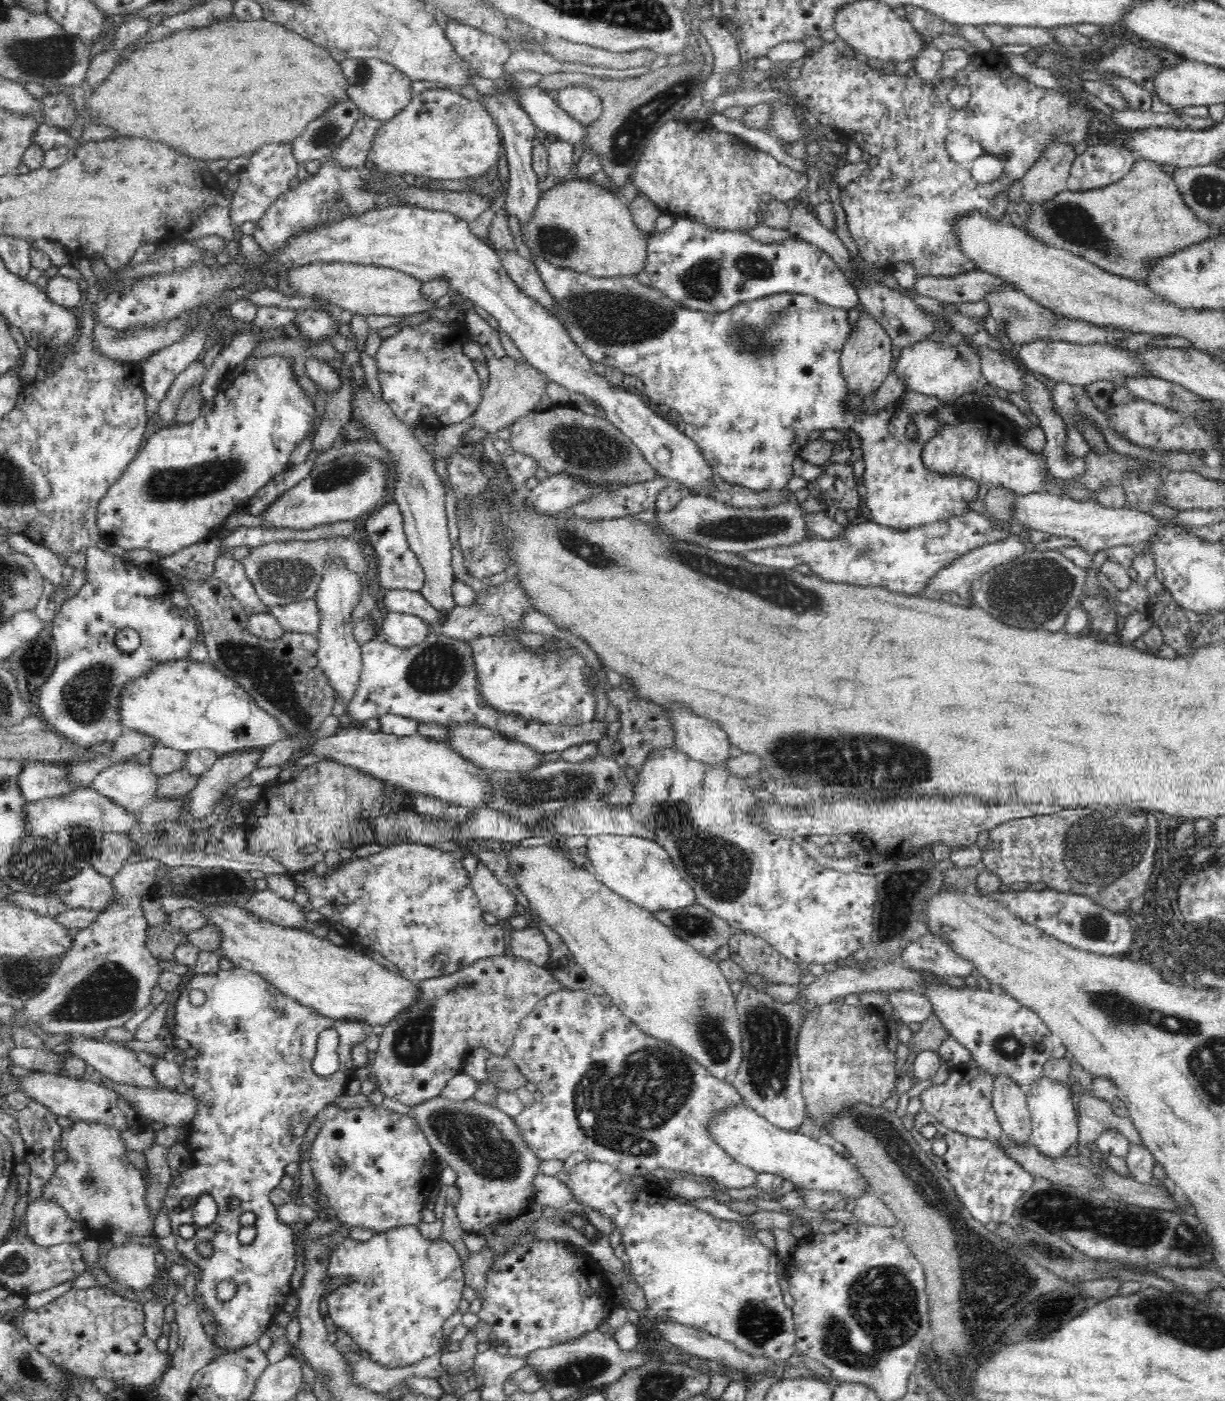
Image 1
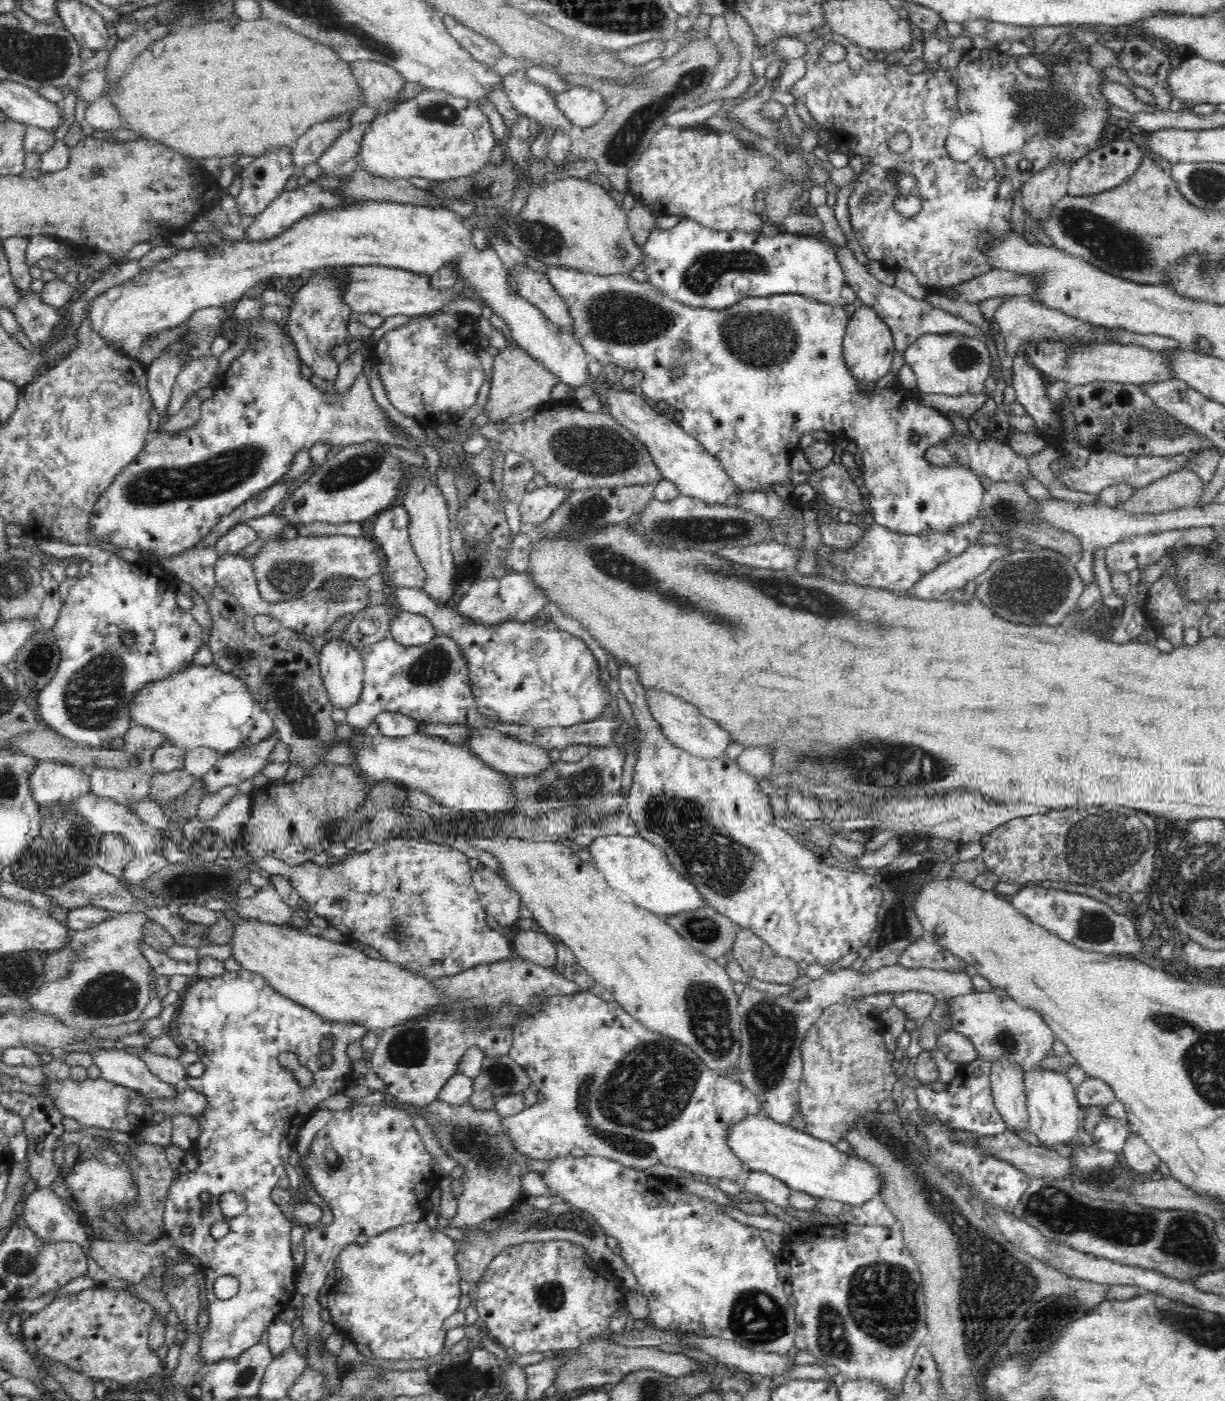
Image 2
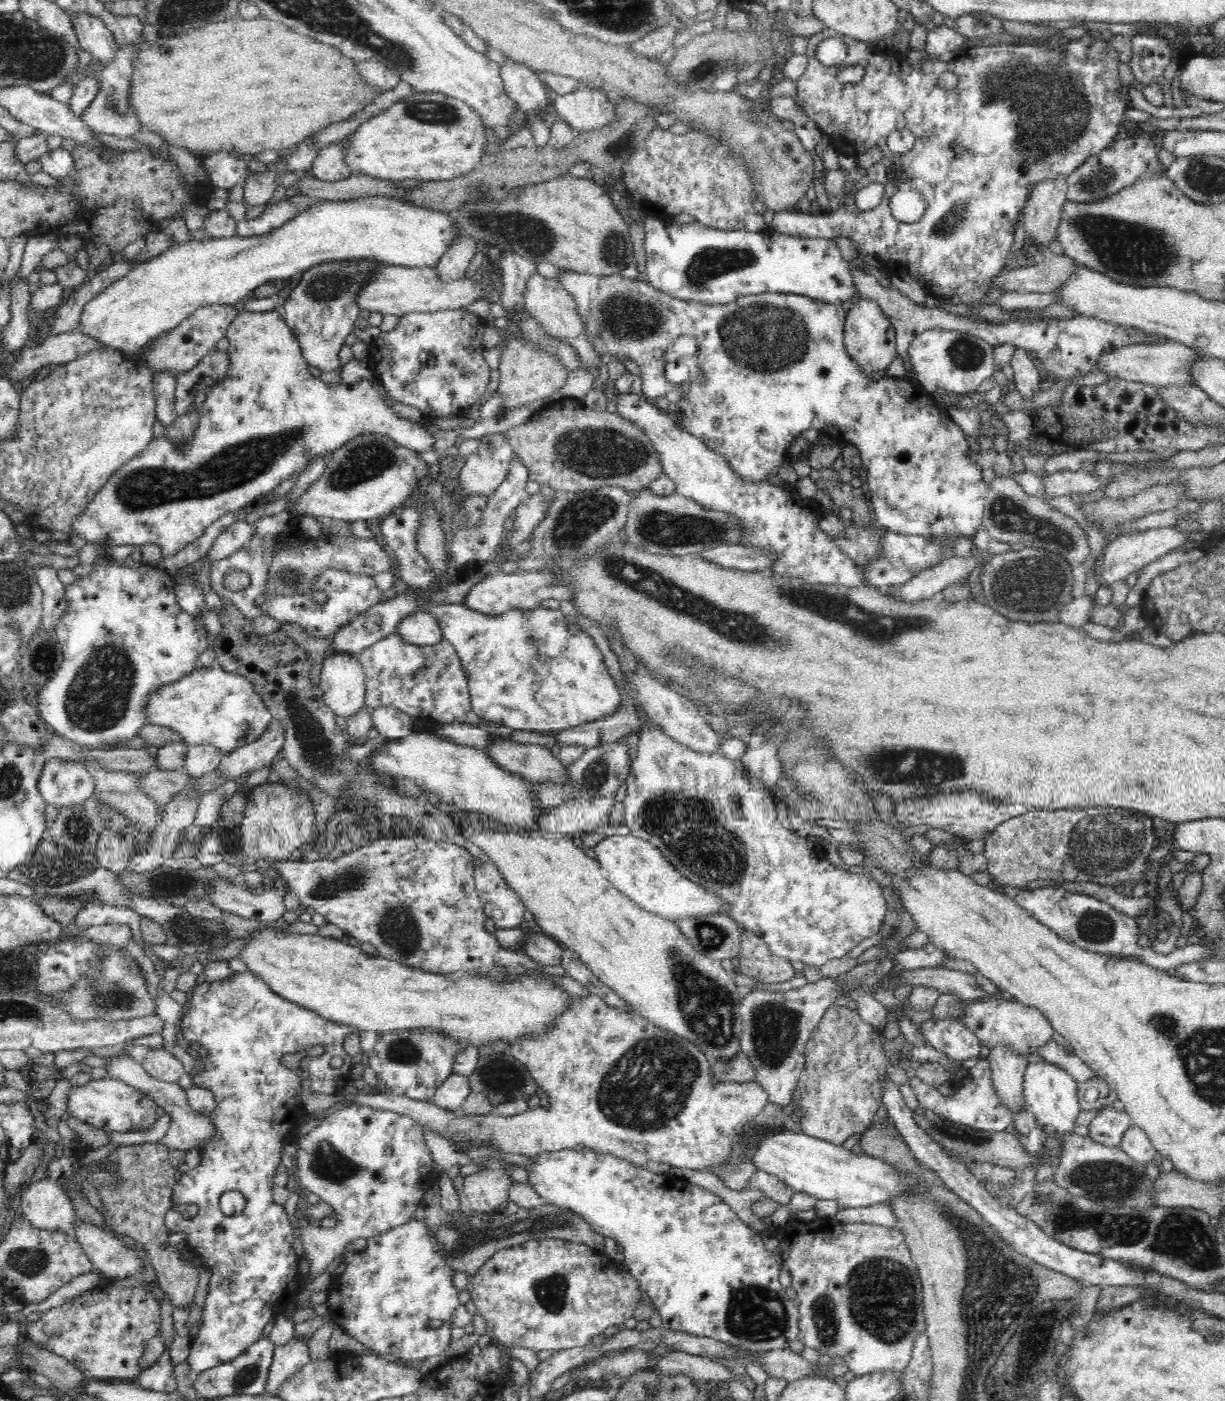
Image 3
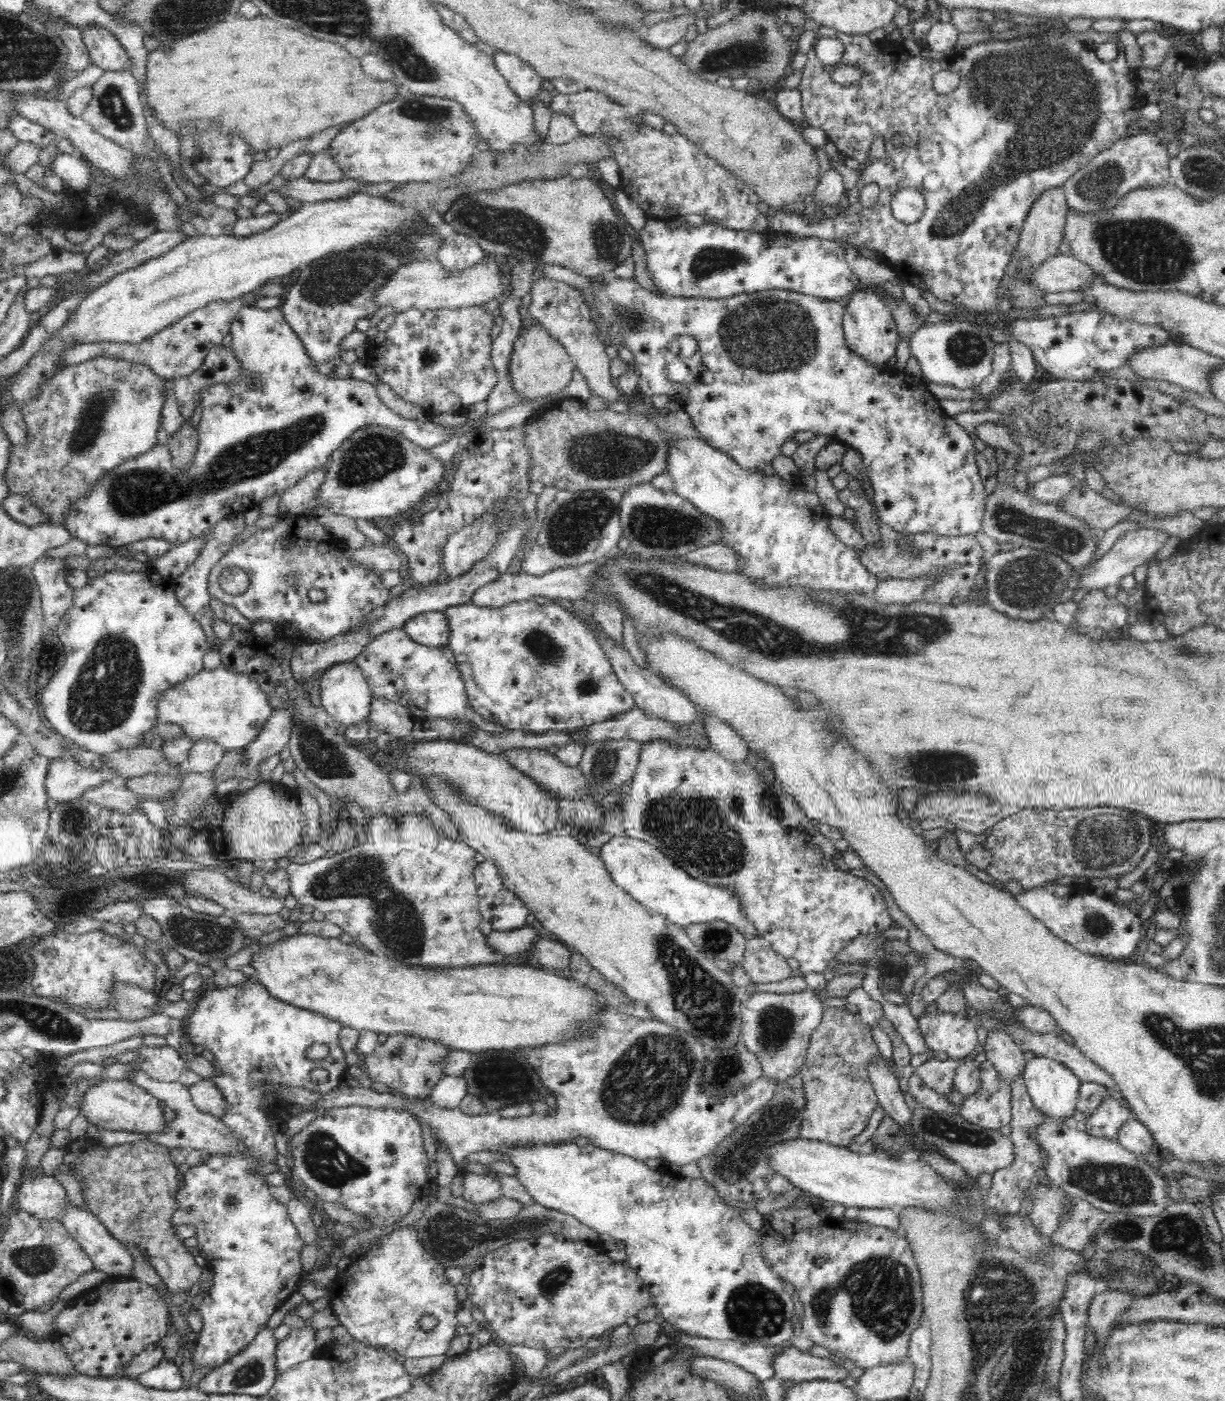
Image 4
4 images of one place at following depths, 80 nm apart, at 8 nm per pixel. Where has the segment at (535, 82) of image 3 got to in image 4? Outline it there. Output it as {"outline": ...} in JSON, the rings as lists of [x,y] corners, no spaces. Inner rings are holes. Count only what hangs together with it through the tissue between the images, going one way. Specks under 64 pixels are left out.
{"outline":[[[500,49],[493,52],[493,59],[500,74],[508,79],[508,85],[518,96],[529,101],[538,95],[543,79],[527,62],[518,55]]]}

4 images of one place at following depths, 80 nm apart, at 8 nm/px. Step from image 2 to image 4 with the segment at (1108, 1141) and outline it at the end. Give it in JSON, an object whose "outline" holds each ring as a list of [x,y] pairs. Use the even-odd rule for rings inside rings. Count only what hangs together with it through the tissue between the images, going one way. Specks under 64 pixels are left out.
{"outline":[[[1106,1095],[1097,1110],[1086,1120],[1086,1133],[1092,1136],[1106,1136],[1117,1140],[1118,1130],[1124,1121],[1134,1115],[1126,1106],[1122,1106],[1121,1097]]]}

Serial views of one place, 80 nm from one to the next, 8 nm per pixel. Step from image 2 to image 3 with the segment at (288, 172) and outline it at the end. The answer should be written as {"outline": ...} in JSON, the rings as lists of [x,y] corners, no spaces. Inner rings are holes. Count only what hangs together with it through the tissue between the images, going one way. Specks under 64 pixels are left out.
{"outline":[[[283,161],[278,171],[265,173],[260,177],[248,175],[248,178],[245,178],[243,190],[246,209],[270,203],[274,191],[279,187],[277,180],[285,174],[288,174],[288,167],[286,167],[286,161]]]}

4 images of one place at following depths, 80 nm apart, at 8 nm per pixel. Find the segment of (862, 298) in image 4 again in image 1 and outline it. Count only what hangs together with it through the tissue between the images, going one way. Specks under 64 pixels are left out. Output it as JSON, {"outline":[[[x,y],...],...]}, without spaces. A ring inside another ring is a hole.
{"outline":[[[861,311],[860,320],[851,326],[841,352],[840,365],[850,385],[850,394],[871,396],[872,392],[878,390],[893,366],[892,345],[888,331],[868,311]]]}

